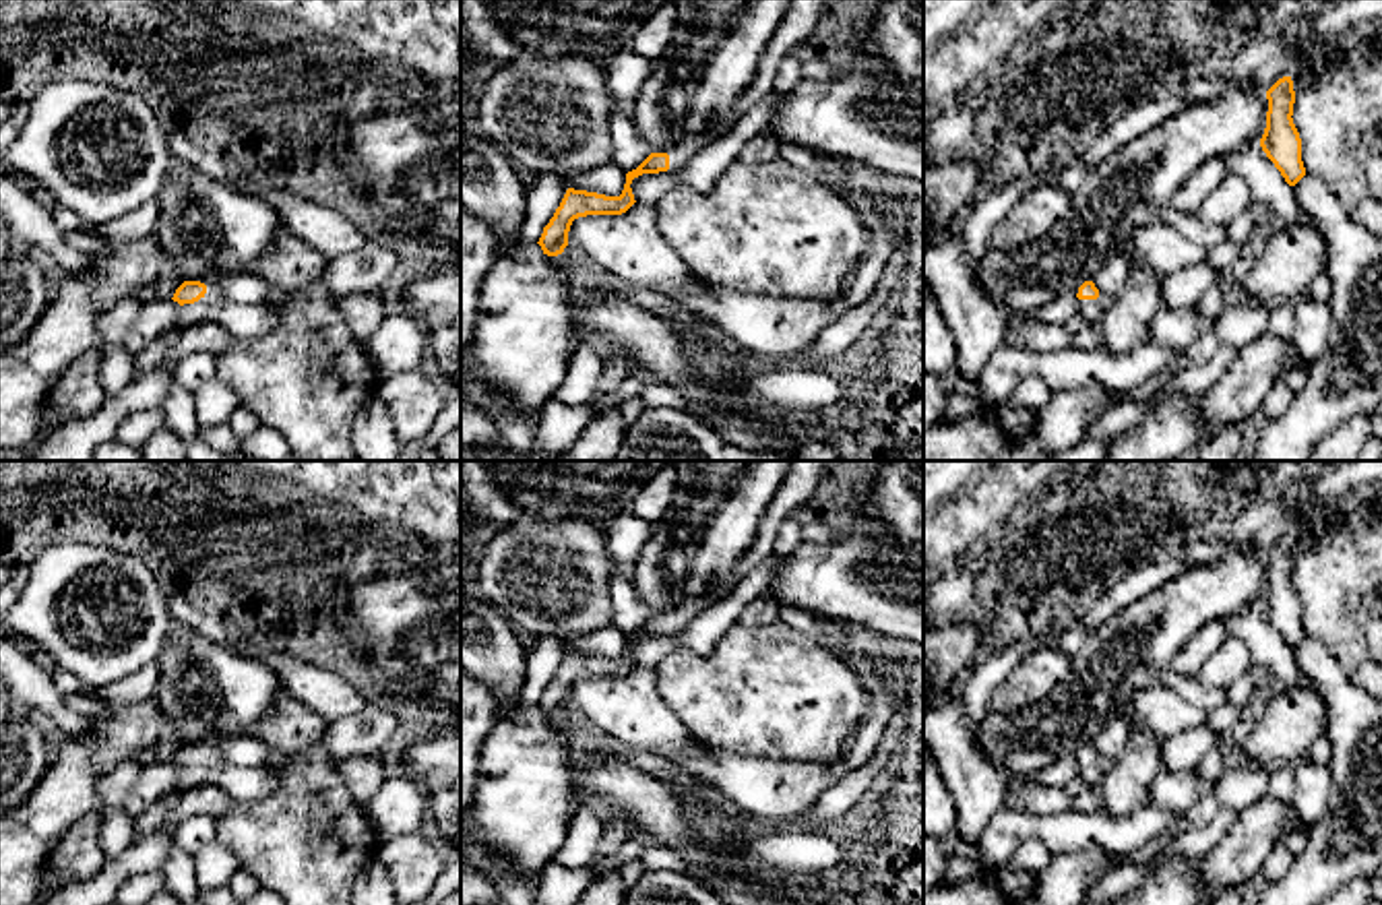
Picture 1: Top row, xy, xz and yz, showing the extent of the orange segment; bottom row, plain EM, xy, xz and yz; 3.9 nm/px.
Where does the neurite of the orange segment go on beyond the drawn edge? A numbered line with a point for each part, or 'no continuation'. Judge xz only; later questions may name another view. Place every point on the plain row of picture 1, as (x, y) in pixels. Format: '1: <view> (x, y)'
1: xz (684, 612)

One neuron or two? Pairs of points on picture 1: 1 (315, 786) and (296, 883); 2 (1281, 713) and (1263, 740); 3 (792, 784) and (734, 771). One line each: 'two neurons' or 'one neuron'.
1: one neuron
2: one neuron
3: one neuron

